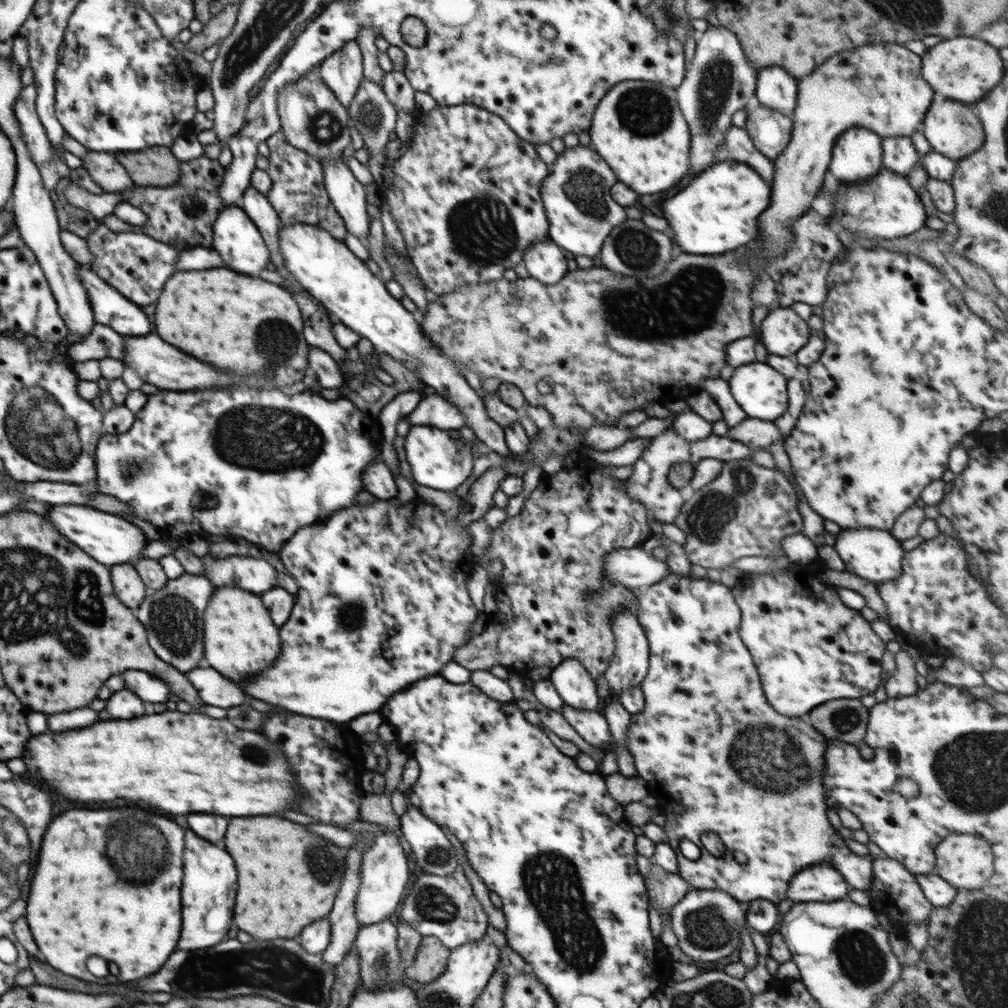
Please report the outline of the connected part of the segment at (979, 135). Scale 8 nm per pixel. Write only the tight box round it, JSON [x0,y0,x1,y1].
[920,92,985,162]

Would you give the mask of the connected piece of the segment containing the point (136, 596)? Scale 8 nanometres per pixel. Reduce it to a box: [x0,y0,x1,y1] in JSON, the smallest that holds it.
[109,564,149,609]

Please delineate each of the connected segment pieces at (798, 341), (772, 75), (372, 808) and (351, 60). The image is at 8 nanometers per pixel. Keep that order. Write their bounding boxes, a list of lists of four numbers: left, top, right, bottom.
[[760,307,810,358],[755,66,798,114],[361,792,401,828],[319,39,363,114]]

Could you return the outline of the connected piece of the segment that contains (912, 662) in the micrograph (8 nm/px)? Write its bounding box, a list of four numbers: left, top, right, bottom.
[885,650,918,698]

